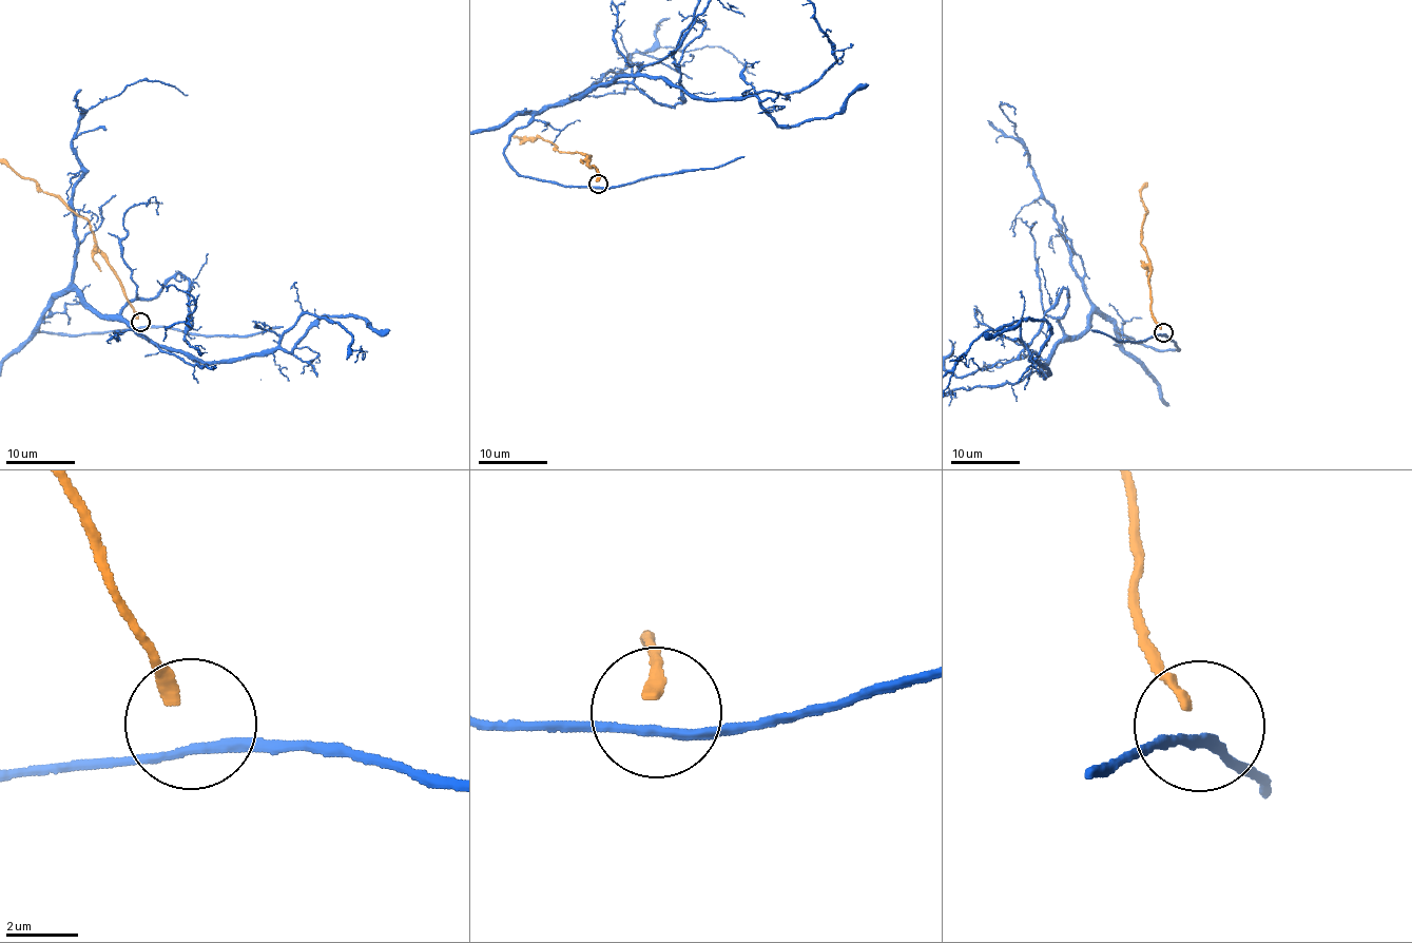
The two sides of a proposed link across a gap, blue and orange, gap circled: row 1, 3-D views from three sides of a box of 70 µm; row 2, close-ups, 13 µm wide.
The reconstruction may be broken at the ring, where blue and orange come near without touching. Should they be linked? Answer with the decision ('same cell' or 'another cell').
another cell

